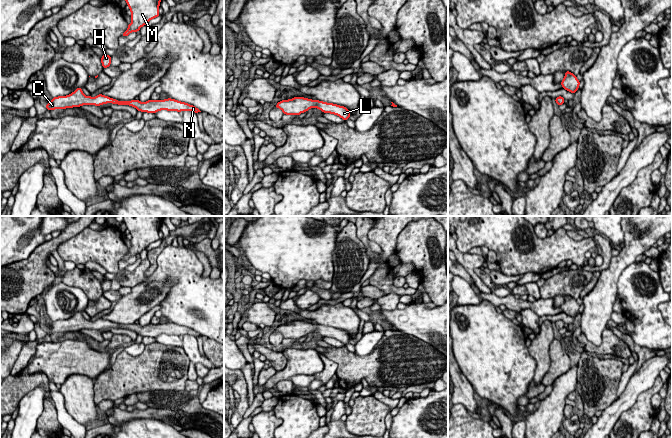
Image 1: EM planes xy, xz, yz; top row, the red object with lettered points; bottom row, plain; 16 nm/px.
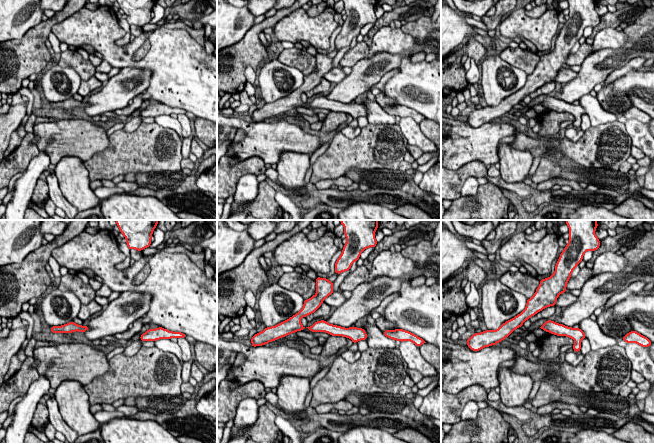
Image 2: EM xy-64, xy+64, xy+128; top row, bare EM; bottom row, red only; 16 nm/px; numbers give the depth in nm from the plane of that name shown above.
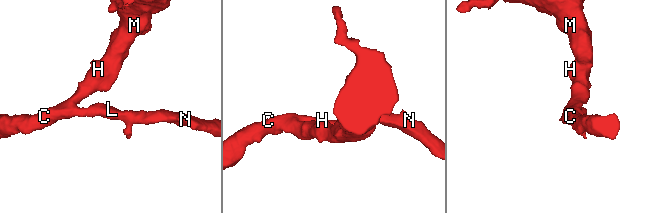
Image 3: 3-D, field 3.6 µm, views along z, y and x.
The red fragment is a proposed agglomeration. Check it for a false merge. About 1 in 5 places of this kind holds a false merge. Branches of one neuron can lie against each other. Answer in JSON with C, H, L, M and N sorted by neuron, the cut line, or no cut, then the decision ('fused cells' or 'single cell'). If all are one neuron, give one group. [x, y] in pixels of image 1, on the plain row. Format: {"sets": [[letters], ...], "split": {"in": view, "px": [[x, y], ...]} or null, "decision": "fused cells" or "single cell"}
{"sets": [["C", "H", "L", "M", "N"]], "split": null, "decision": "single cell"}

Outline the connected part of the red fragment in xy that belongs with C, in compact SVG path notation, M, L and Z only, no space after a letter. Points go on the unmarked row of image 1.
M82 311L77 312L74 316L67 320L58 320L52 322L52 324L46 328L46 333L51 335L54 333L65 333L65 332L73 332L80 331L82 329L95 329L100 330L106 327L118 328L118 329L130 329L135 331L137 335L148 336L148 337L157 337L160 334L167 335L193 335L196 338L201 336L198 332L193 329L190 329L185 326L181 326L175 323L164 323L164 324L148 324L144 327L139 324L131 324L131 325L117 325L116 323L110 322L108 320L104 320L102 318L97 319L96 321L87 321L82 316Z

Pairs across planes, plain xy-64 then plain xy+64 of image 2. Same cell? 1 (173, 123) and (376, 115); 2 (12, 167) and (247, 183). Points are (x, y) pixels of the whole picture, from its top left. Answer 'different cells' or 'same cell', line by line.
1: same cell
2: different cells

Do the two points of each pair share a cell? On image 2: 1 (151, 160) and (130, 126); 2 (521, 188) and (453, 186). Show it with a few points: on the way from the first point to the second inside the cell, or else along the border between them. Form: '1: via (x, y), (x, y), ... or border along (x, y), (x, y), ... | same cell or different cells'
1: border along (141, 122), (133, 131), (125, 132), (122, 129) | different cells
2: via (504, 185), (491, 180), (483, 172), (469, 172) | same cell

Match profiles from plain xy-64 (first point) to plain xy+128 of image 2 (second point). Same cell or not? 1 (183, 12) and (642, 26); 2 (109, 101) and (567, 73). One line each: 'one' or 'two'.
1: two
2: two

